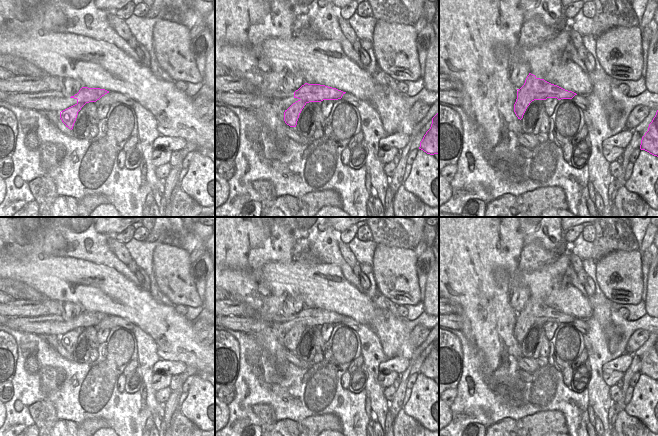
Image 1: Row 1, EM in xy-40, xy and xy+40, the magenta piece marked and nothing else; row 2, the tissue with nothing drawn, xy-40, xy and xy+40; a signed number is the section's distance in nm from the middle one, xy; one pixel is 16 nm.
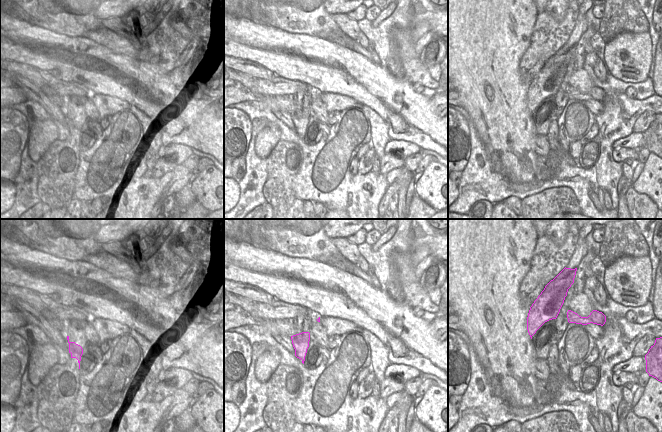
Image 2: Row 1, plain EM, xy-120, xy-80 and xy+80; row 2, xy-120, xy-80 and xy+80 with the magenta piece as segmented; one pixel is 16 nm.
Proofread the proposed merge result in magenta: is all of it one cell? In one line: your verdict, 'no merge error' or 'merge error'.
merge error

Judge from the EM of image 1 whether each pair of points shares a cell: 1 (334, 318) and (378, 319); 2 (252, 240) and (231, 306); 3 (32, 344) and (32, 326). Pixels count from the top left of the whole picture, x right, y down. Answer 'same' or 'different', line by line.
1: different
2: different
3: different

